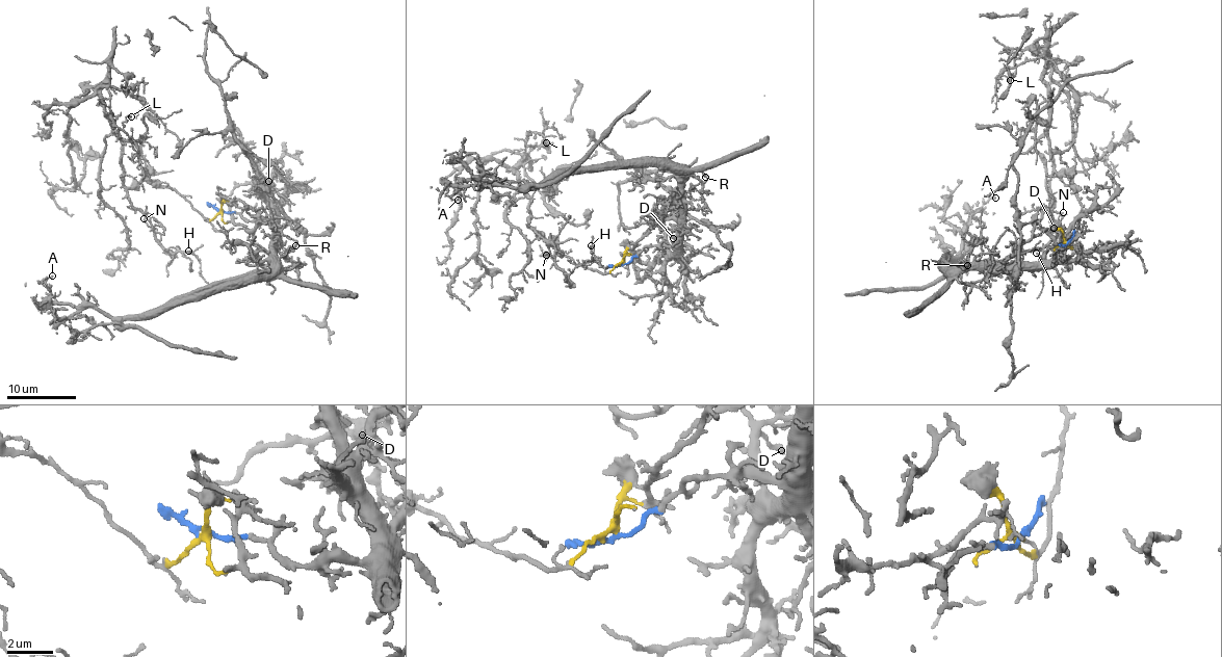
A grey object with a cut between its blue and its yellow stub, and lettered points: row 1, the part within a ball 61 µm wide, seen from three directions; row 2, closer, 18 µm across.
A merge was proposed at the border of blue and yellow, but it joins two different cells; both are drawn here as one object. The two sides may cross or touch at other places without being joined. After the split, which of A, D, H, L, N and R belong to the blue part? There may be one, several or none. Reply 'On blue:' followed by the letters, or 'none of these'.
On blue: A, D, R

